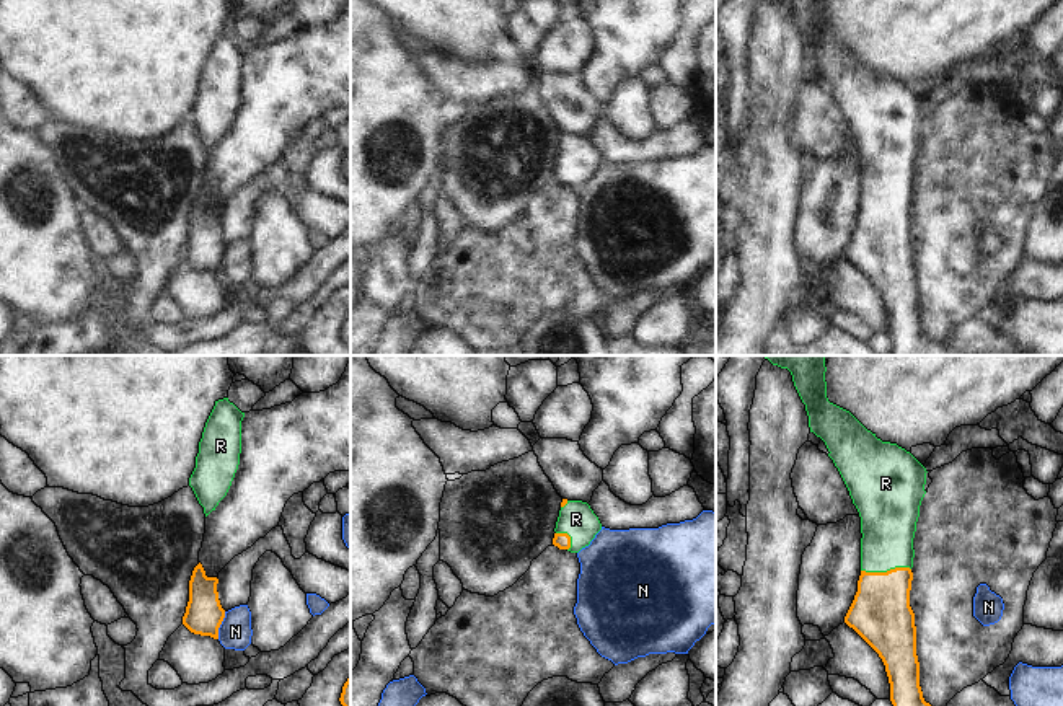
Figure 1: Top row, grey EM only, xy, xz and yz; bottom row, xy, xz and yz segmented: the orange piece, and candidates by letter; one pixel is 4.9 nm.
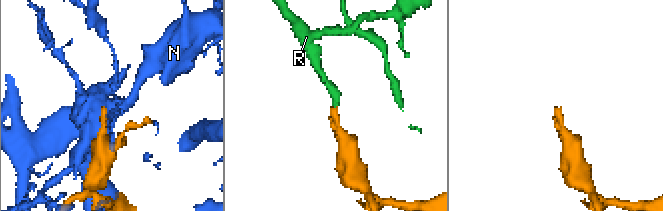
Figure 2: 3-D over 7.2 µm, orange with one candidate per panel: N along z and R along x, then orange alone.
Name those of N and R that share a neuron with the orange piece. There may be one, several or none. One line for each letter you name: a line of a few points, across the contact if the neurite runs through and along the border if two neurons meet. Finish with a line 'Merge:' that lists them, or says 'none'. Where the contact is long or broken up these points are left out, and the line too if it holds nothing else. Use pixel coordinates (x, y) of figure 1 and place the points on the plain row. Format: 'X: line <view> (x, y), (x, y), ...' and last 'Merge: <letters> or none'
R: line yz (881, 248), (887, 206), (889, 155)
Merge: R

